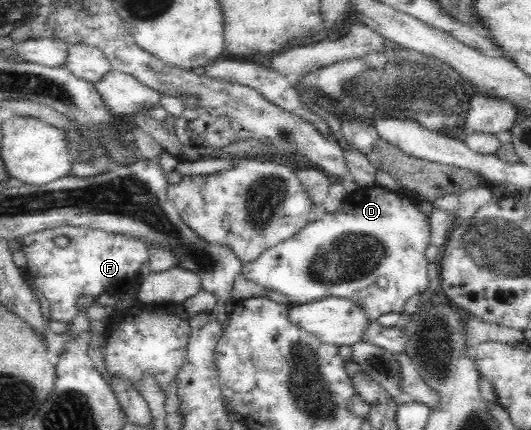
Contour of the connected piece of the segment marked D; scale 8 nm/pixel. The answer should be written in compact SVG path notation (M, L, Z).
M374 183L369 187L363 187L360 190L356 190L345 199L344 204L337 208L334 212L326 211L320 220L309 221L298 234L288 238L272 248L268 248L261 252L256 260L243 263L241 266L241 273L252 282L261 286L265 290L270 292L278 292L288 297L291 304L308 304L324 298L336 296L337 298L344 298L349 302L353 302L355 306L361 308L361 311L365 314L368 321L377 320L382 314L388 314L388 312L402 313L404 305L408 298L416 296L416 294L422 294L428 288L430 284L430 278L428 278L428 262L432 257L436 256L436 250L433 249L430 241L431 236L431 218L426 215L424 209L420 209L418 205L418 197L408 197L400 194L400 191L392 191L386 187Z

